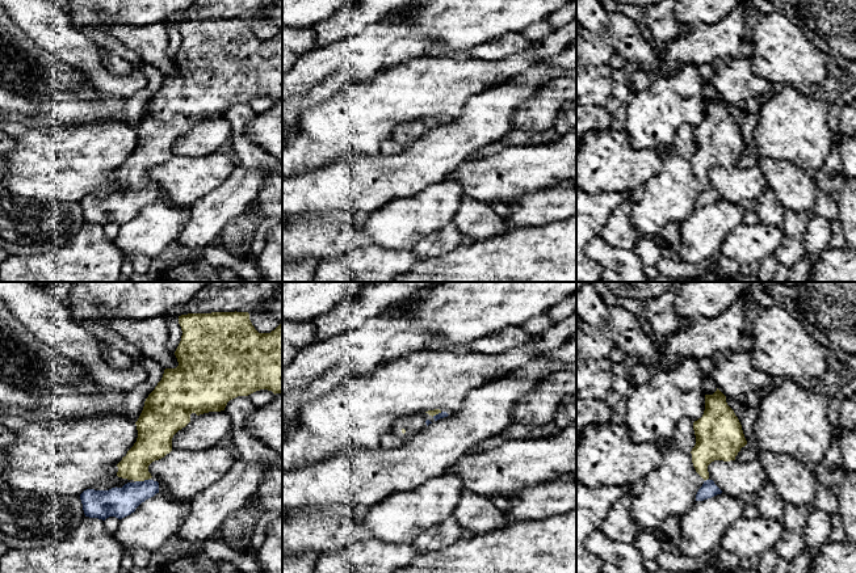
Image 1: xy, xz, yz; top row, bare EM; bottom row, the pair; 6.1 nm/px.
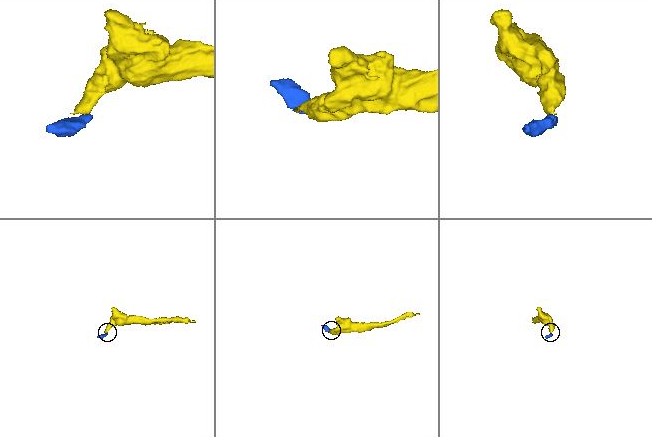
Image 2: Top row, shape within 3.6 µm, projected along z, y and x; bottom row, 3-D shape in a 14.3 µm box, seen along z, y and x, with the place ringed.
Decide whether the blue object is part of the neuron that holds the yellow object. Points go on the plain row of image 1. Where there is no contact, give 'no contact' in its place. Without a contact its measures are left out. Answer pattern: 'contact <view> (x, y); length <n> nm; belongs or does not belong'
contact xy (141, 186); length 80 nm; belongs

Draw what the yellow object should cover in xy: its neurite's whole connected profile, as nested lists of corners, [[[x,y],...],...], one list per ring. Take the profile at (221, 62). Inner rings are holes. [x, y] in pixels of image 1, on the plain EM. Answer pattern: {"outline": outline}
{"outline": [[[236,17],[181,21],[179,30],[182,37],[181,47],[175,58],[179,72],[165,75],[161,87],[146,105],[143,117],[135,128],[137,148],[122,167],[112,173],[119,190],[109,197],[87,195],[80,201],[85,223],[102,227],[109,223],[122,226],[134,219],[142,208],[159,199],[159,189],[148,178],[148,172],[172,157],[173,142],[190,128],[192,119],[200,122],[225,117],[230,106],[260,96],[272,97],[274,101],[282,98],[282,30],[270,39],[259,39],[249,26],[249,20]]]}

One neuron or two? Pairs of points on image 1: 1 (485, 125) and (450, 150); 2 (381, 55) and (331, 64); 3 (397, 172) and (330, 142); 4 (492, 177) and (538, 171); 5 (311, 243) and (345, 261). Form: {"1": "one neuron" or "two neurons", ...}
{"1": "one neuron", "2": "one neuron", "3": "two neurons", "4": "one neuron", "5": "two neurons"}

